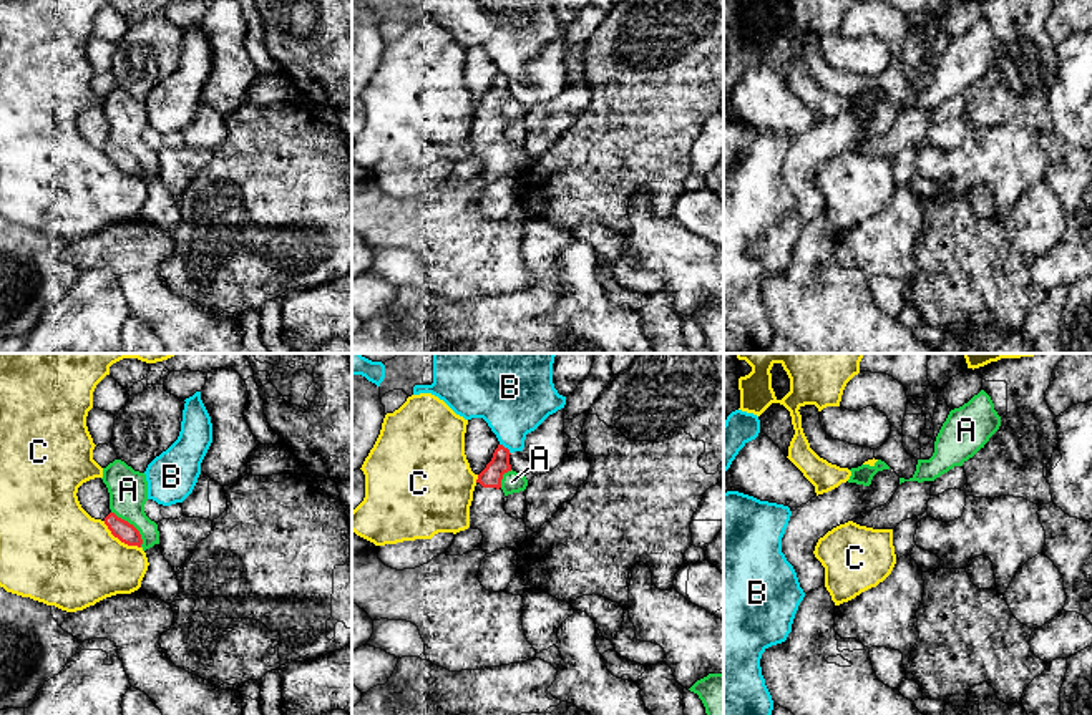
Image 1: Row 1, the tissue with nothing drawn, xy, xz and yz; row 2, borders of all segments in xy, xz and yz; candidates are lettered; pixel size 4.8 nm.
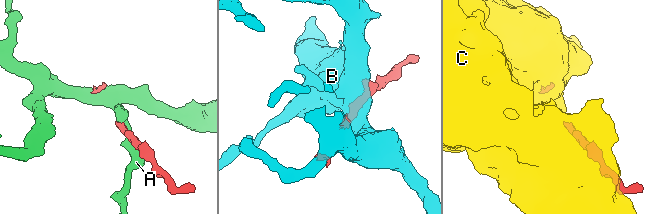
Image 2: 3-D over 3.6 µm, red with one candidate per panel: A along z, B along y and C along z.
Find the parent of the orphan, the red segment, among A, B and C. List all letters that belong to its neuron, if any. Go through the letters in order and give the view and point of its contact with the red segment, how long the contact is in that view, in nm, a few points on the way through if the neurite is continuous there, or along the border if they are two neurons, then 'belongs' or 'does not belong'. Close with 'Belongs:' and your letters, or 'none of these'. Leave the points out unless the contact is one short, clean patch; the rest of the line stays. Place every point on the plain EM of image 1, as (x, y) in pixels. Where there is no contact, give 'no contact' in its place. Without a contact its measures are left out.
A: xy (133, 155) | 220 nm | does not belong
B: xz (506, 77) | 80 nm | along xz (500, 72), (510, 82) | does not belong
C: xy (120, 168) | 220 nm | does not belong
Belongs: none of these

